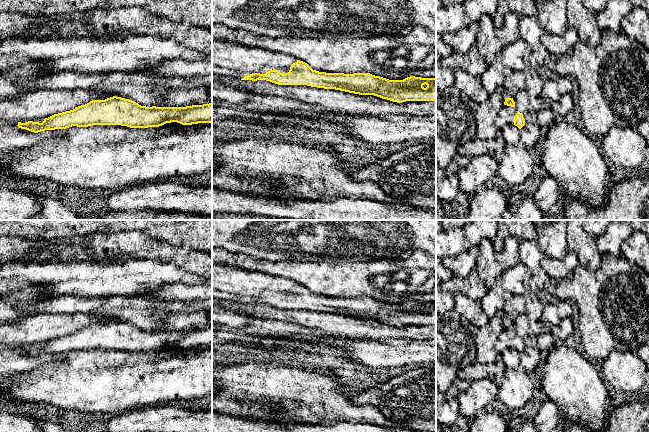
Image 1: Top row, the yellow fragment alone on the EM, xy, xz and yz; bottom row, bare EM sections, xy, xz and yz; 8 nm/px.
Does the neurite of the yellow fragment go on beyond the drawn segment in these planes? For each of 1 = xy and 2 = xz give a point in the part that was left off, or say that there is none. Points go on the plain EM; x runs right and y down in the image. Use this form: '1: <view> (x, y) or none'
1: none
2: xz (236, 285)

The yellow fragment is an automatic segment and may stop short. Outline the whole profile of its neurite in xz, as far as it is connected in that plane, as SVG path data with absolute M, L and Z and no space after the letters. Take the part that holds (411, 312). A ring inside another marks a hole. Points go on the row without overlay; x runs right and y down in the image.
M212 262L212 298L239 304L267 304L278 309L307 309L335 313L359 319L374 319L402 327L406 325L436 325L436 302L410 300L403 304L389 304L370 297L326 297L313 294L307 287L293 281L251 272L228 264Z

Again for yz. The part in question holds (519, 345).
M513 322L505 323L504 329L495 343L495 349L499 355L508 348L515 349L519 353L525 349L523 338L516 333Z

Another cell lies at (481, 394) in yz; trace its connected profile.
M488 378L475 380L470 383L468 390L461 391L457 396L459 413L472 420L489 409L497 397L498 388L494 380Z

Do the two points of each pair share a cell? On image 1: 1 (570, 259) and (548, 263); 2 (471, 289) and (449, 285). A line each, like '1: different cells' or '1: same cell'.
1: same cell
2: same cell

